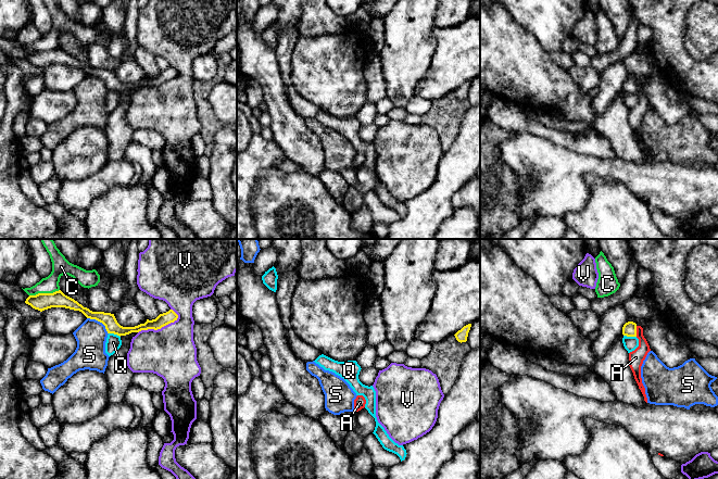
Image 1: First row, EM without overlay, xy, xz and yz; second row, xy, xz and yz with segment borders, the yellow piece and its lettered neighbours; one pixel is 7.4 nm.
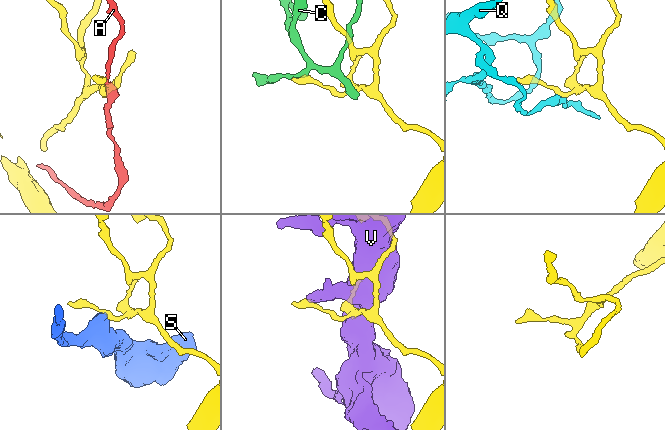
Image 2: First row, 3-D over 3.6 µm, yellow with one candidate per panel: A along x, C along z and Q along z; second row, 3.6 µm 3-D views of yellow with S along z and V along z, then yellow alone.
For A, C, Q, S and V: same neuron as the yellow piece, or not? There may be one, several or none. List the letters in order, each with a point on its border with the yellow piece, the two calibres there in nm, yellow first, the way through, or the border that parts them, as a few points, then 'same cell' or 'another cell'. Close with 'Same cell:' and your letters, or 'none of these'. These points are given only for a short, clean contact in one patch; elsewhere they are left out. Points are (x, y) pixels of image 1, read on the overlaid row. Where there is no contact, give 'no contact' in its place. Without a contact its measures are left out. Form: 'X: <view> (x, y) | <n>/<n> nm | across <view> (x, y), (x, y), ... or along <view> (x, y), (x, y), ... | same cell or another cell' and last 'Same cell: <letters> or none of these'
A: yz (635, 331) | 110/110 nm | another cell
C: xy (43, 293) | 130/130 nm | along xy (59, 289), (52, 292), (38, 292), (29, 295) | another cell
Q: yz (630, 336) | 110/110 nm | along yz (624, 335), (635, 337) | another cell
S: xy (100, 322) | 100/220 nm | along xy (87, 317), (99, 320), (108, 333) | another cell
V: xy (159, 328) | 90/380 nm | another cell
Same cell: none of these

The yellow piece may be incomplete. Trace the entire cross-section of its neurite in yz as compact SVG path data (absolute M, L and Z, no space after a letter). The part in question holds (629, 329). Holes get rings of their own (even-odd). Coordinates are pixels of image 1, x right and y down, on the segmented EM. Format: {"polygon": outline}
{"polygon": "M628 322L622 327L622 335L627 337L637 337L637 324Z"}

